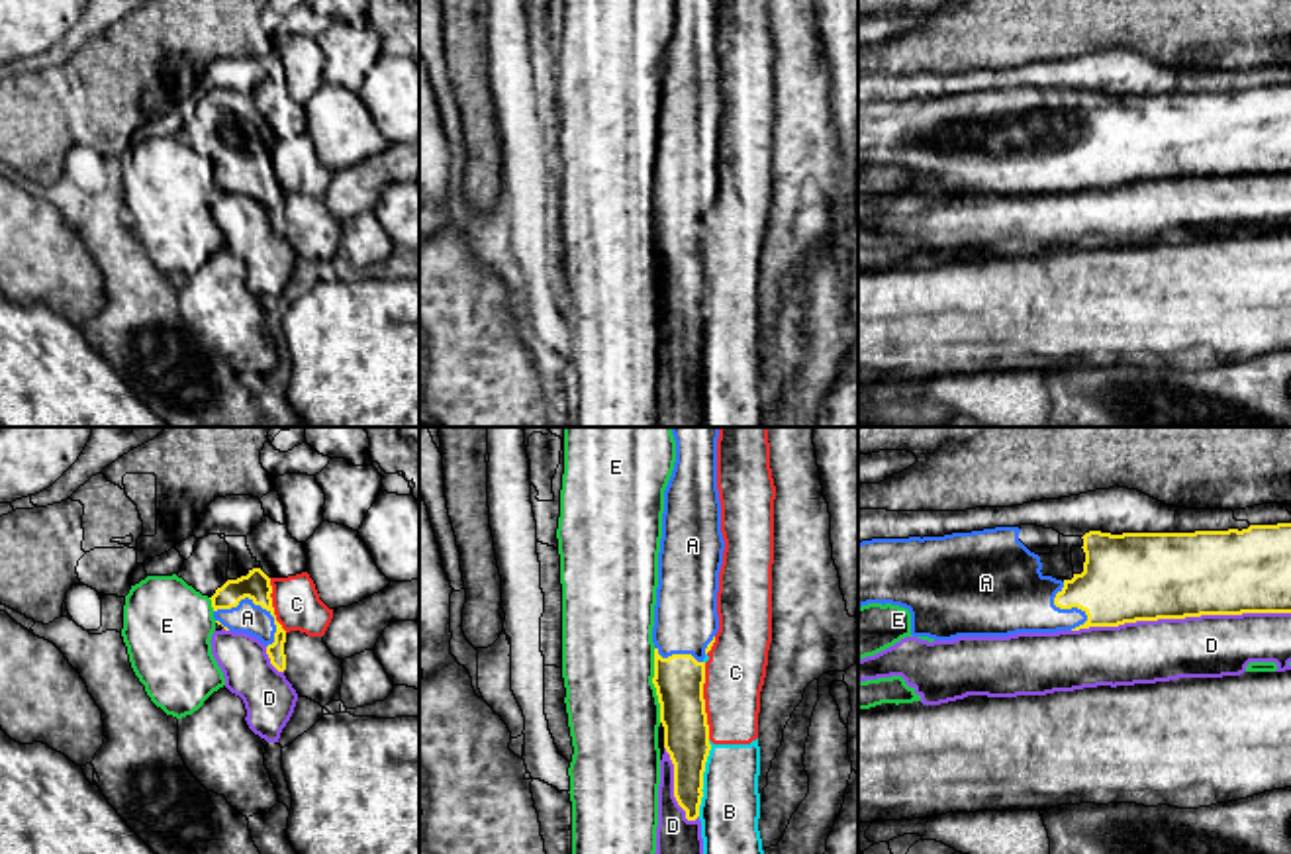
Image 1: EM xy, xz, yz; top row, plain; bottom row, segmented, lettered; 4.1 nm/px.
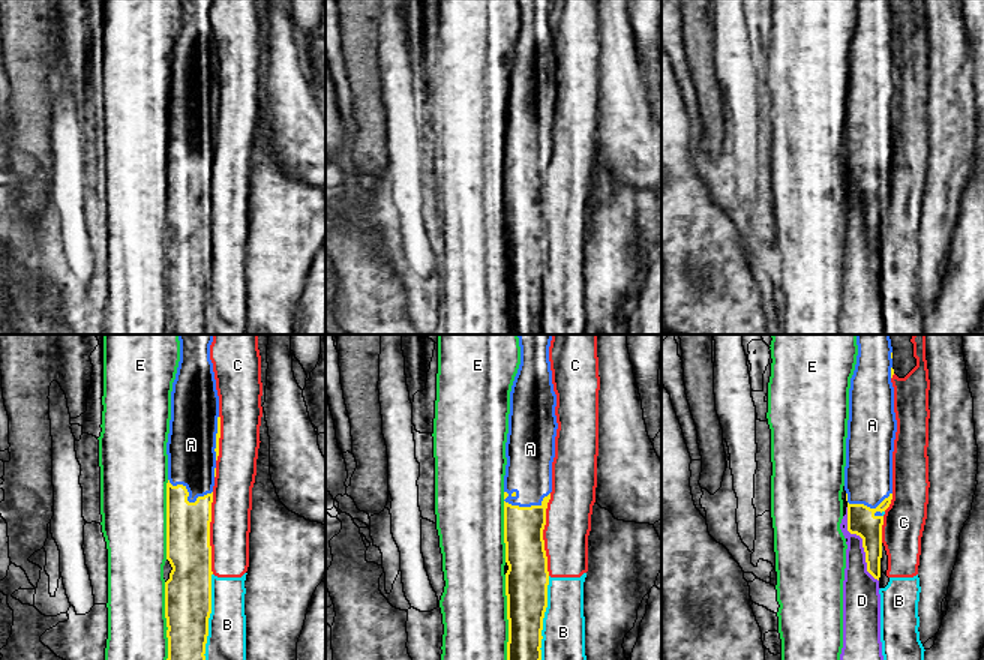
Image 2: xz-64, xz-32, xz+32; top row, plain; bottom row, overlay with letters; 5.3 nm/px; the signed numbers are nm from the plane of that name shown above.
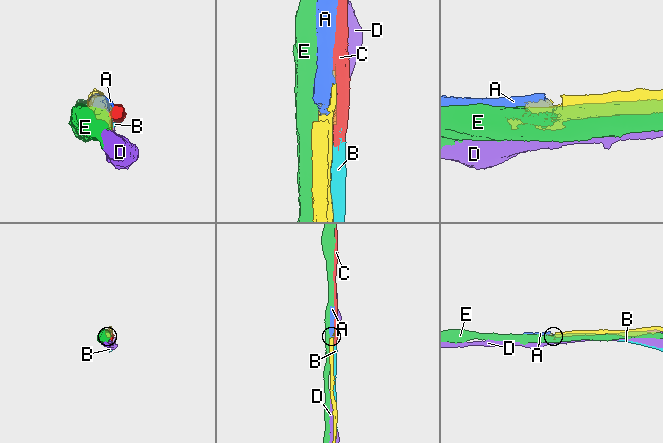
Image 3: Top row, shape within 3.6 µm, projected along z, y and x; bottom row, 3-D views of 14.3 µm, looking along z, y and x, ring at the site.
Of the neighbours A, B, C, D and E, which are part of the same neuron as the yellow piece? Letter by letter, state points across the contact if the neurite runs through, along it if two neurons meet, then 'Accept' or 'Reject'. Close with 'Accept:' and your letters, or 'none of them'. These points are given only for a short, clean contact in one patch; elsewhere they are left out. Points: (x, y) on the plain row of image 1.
A: Accept
B: Reject
C: Reject
D: Reject
E: Reject
Accept: A

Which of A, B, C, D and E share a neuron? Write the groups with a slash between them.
A / B C / D / E

